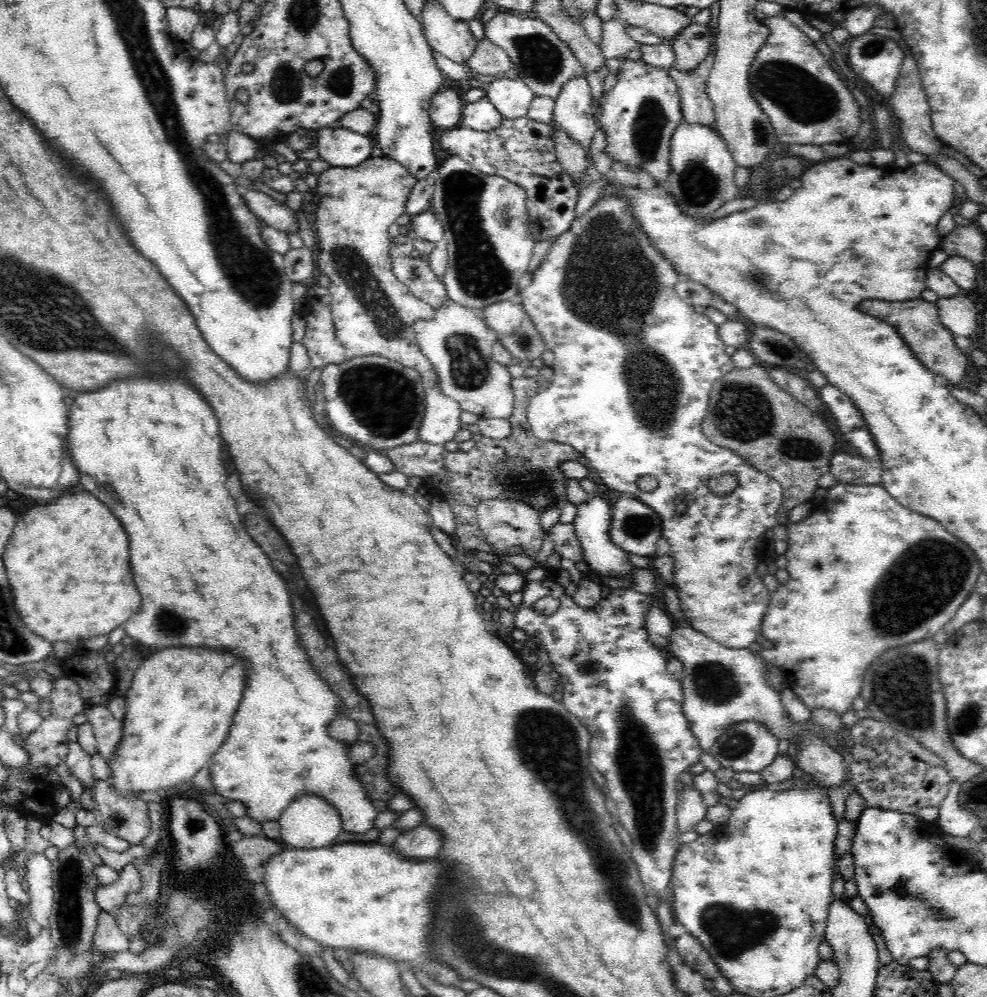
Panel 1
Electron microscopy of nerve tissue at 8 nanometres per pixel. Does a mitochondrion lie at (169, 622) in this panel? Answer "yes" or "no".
yes

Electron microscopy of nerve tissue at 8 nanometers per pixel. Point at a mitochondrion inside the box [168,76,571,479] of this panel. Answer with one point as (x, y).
(479, 271)

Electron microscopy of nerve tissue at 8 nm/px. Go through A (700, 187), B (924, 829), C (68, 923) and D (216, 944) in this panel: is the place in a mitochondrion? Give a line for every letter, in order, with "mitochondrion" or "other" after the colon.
A: mitochondrion
B: other
C: mitochondrion
D: other

